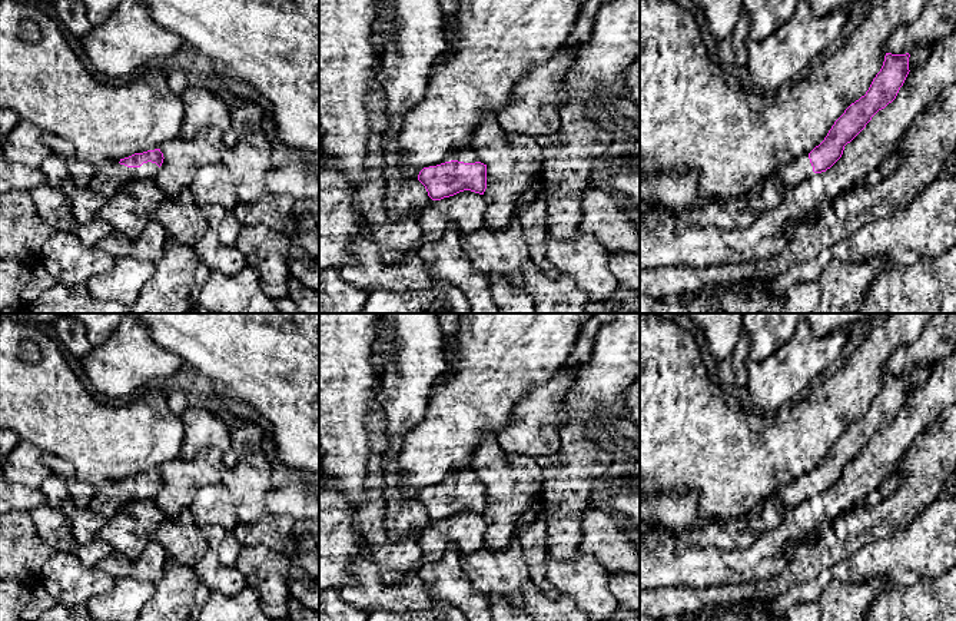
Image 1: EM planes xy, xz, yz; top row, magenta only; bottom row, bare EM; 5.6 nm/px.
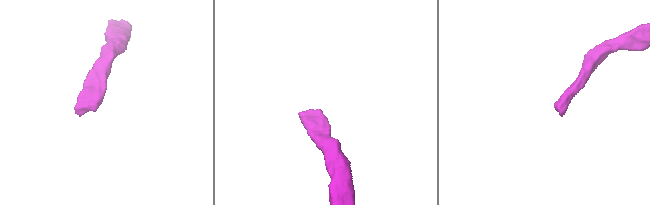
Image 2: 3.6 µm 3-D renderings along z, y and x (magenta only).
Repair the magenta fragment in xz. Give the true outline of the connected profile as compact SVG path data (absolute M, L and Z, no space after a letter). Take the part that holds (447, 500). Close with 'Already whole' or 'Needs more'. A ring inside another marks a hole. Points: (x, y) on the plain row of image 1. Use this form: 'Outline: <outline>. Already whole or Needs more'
Outline: M468 466L458 471L451 482L424 488L418 501L432 521L441 521L464 511L484 515L487 485L481 484L474 468Z. Needs more

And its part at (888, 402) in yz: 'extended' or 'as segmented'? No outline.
extended

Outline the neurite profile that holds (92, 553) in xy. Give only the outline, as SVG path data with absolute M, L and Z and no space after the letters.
M49 504L34 508L31 519L37 534L47 545L56 552L73 554L87 568L94 568L100 559L113 552L113 548L99 537L80 545L74 539L70 519Z

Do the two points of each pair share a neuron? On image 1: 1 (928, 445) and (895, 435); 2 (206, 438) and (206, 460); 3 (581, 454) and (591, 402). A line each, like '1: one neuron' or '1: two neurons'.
1: two neurons
2: two neurons
3: one neuron

